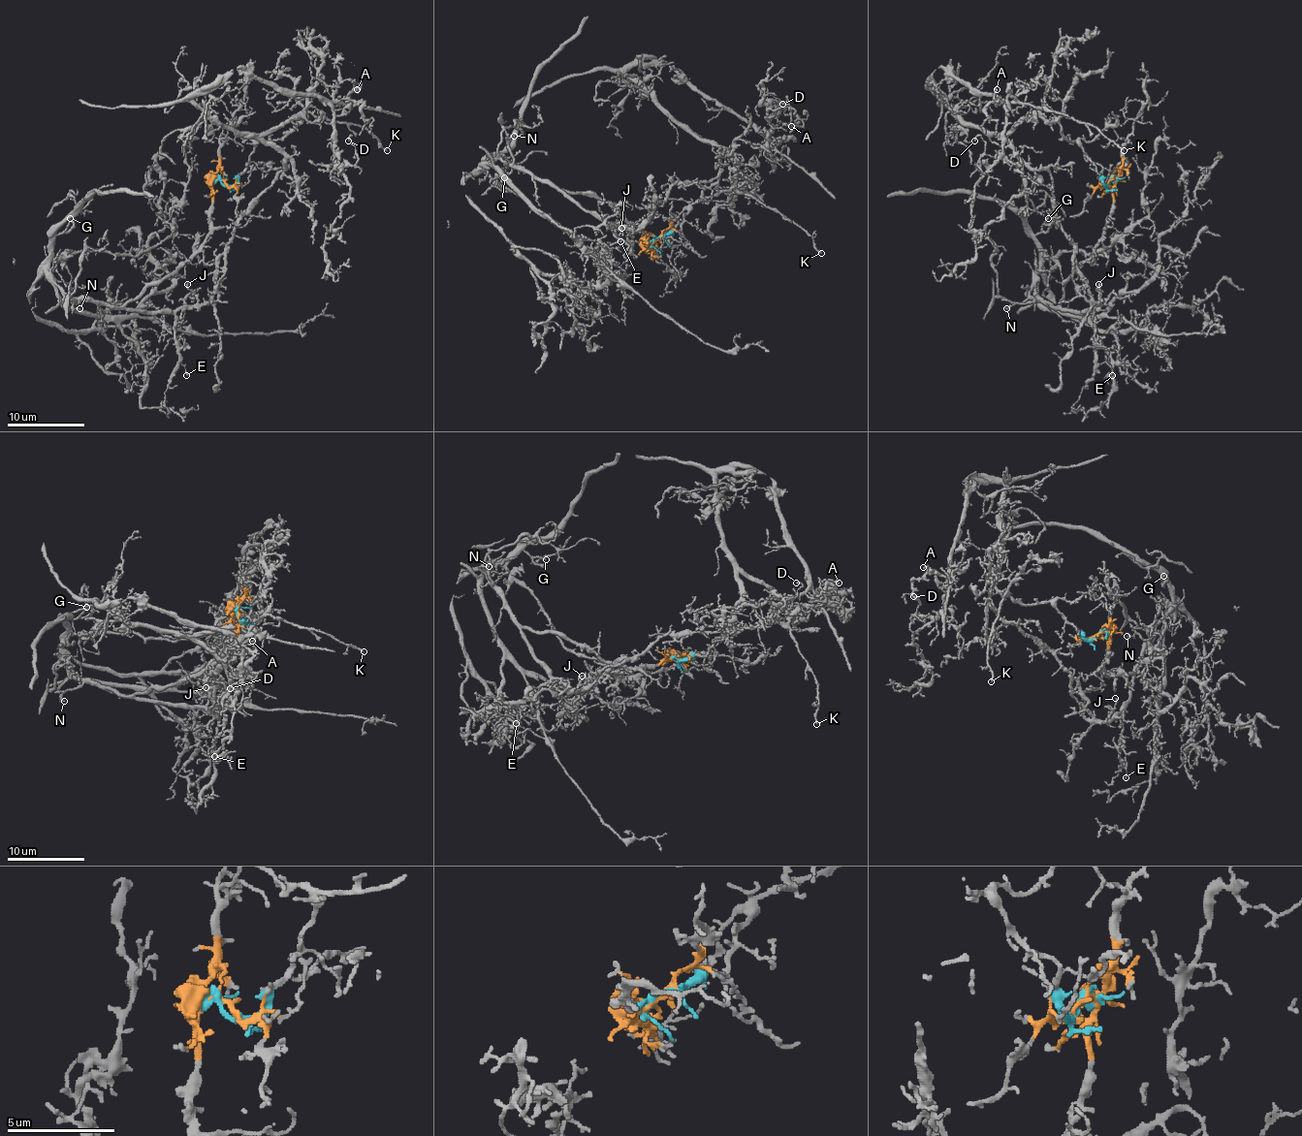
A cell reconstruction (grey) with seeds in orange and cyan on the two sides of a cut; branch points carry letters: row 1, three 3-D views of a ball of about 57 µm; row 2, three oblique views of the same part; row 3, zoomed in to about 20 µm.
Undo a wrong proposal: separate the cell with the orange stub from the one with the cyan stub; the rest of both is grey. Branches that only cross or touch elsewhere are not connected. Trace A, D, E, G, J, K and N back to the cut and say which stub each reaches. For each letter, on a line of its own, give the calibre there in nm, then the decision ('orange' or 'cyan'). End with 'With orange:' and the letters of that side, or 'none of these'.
A: calibre 160 nm; cyan
D: calibre 130 nm; cyan
E: calibre 120 nm; orange
G: calibre 170 nm; orange
J: calibre 190 nm; orange
K: calibre 160 nm; cyan
N: calibre 90 nm; orange
With orange: E, G, J, N

